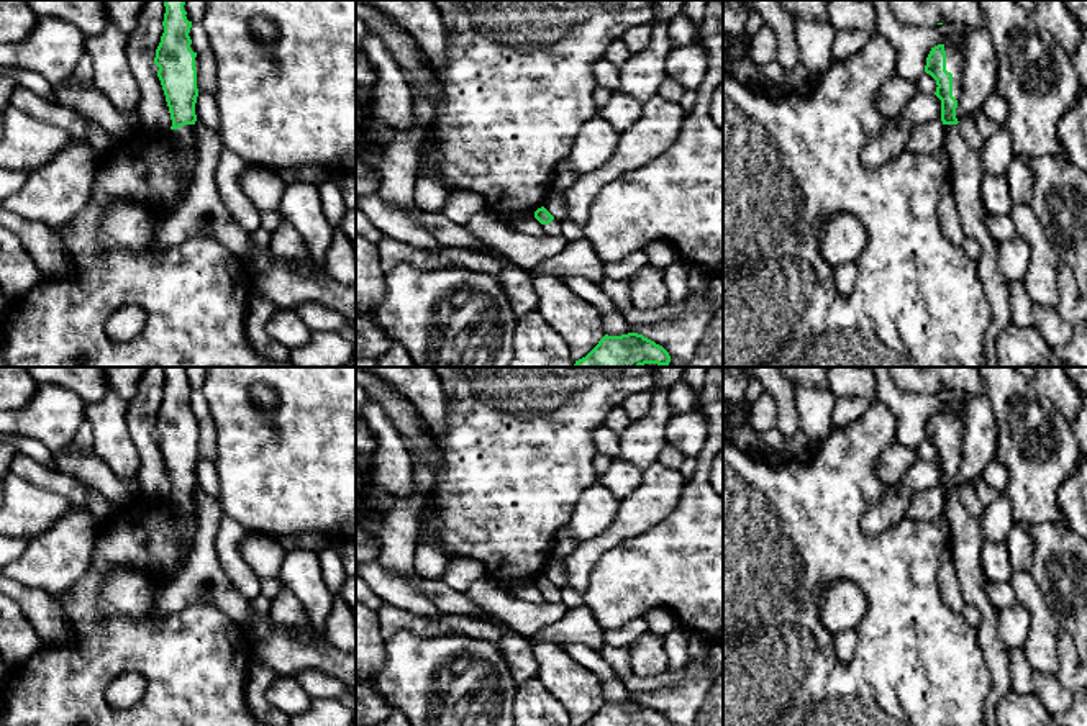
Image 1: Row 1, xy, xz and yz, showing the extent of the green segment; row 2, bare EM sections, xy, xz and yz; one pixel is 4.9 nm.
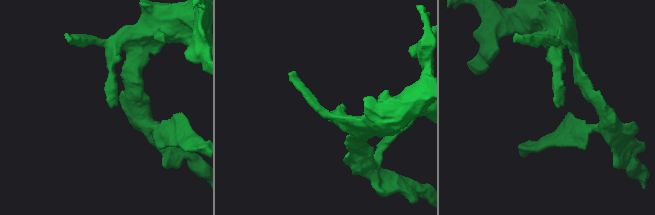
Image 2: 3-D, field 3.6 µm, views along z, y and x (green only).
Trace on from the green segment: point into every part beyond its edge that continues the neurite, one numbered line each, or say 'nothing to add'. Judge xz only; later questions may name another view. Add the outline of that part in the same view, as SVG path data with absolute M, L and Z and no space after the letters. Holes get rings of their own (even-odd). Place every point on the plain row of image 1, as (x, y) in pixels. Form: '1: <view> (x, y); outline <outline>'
1: xz (554, 594); outline M553 587L549 592L541 592L544 601L561 601L562 598L562 588Z

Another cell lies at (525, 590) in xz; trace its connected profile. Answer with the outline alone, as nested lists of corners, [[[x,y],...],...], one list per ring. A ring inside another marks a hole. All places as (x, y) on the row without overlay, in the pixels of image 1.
[[[512,580],[507,585],[507,588],[515,598],[518,598],[518,600],[528,603],[528,605],[544,603],[543,593],[534,585],[534,580]]]

